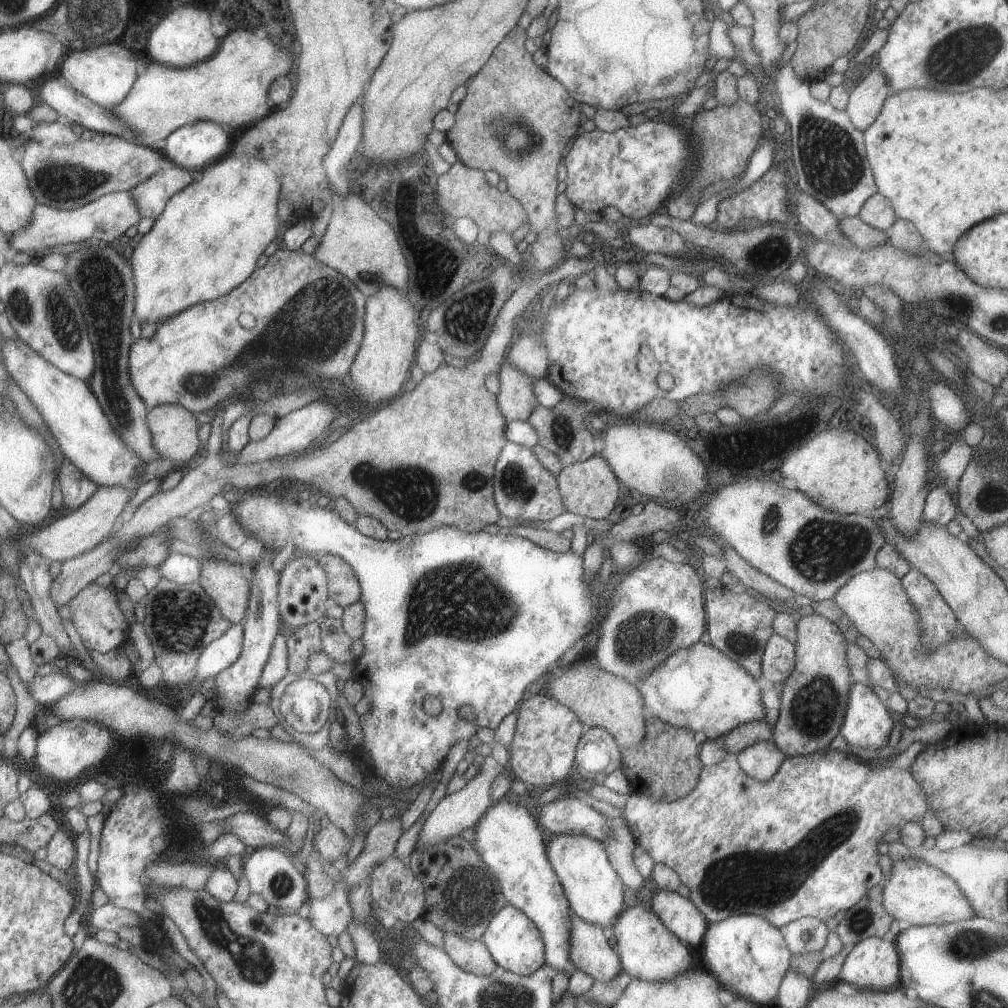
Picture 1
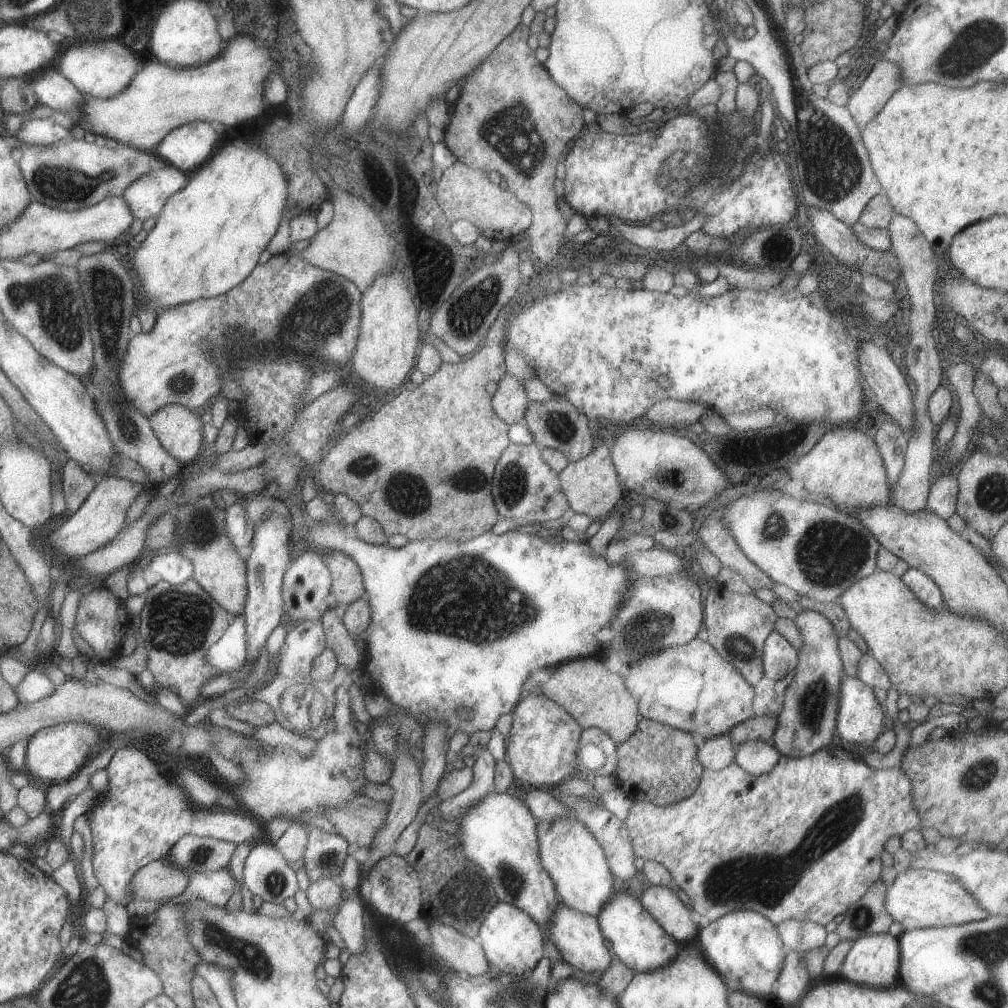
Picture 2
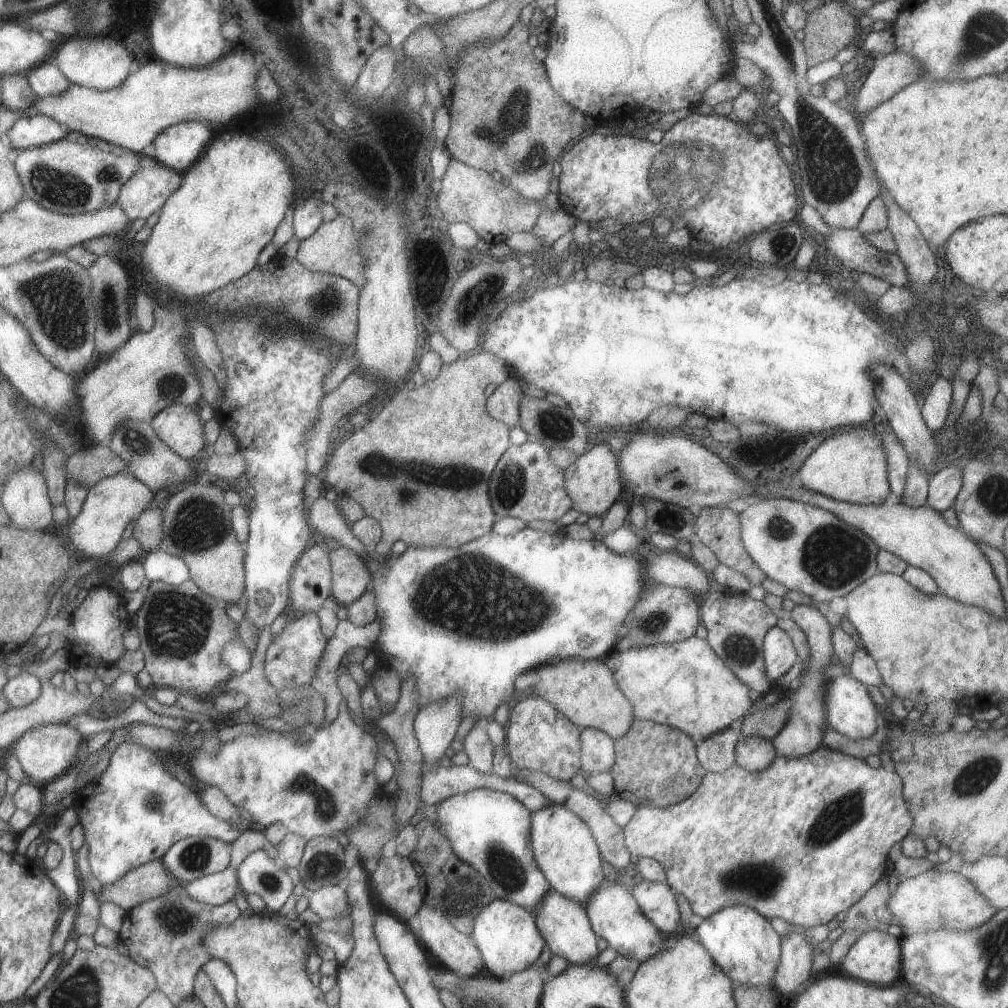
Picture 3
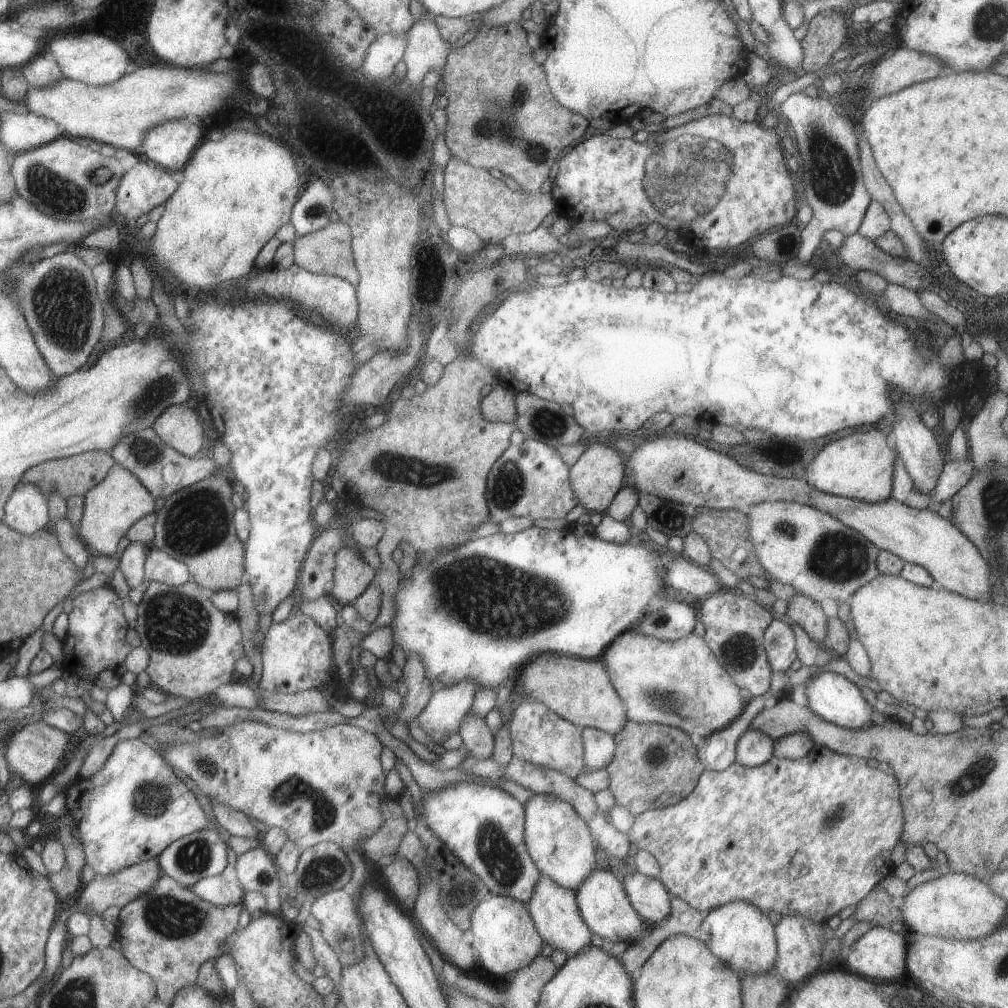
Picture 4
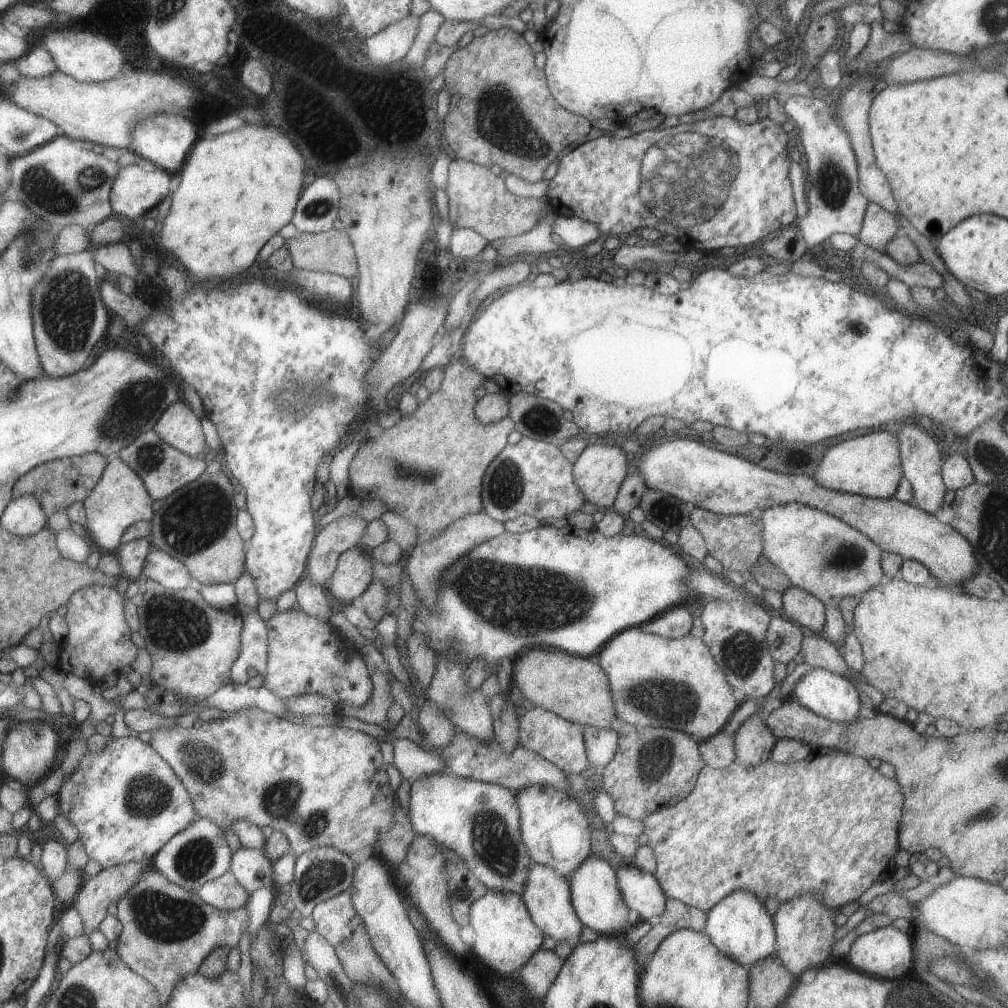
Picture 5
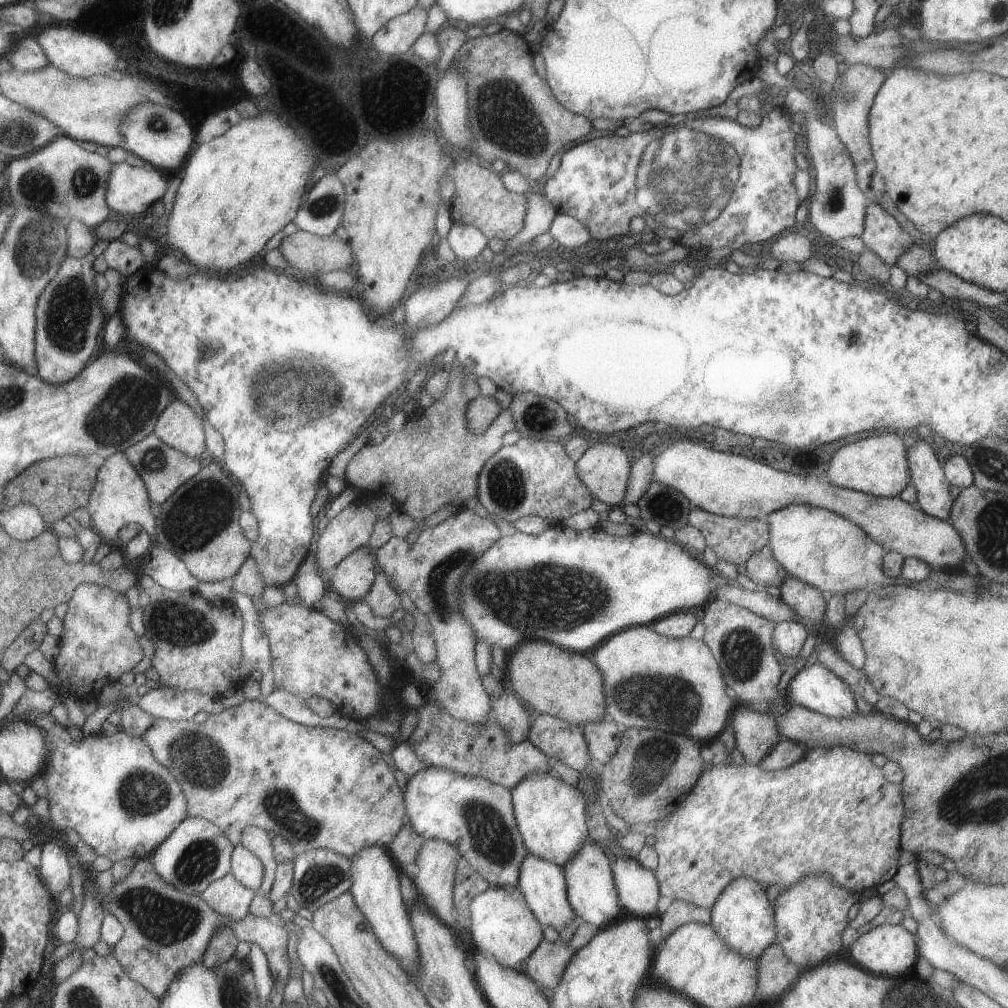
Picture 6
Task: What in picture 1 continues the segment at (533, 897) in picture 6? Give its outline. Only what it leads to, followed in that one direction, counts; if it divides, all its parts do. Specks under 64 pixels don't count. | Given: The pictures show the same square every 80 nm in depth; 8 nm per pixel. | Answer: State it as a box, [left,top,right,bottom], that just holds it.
[568,913,622,982]

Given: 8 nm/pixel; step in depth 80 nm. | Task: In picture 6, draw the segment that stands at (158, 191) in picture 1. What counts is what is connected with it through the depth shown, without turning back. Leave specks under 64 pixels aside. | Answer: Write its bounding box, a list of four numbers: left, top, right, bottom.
[105,163,167,217]

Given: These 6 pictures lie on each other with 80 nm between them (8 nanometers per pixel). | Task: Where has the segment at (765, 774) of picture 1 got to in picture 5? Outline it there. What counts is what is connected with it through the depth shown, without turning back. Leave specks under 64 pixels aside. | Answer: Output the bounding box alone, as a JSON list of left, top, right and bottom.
[734,715,776,767]

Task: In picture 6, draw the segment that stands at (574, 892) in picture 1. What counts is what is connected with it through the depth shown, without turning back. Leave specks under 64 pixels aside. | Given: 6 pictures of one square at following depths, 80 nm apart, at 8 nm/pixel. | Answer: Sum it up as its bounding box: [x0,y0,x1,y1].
[510,771,587,868]

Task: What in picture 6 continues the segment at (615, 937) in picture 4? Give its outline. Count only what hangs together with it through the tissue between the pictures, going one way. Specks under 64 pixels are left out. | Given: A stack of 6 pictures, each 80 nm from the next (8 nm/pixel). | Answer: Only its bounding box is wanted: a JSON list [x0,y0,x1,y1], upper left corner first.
[562,838,625,929]

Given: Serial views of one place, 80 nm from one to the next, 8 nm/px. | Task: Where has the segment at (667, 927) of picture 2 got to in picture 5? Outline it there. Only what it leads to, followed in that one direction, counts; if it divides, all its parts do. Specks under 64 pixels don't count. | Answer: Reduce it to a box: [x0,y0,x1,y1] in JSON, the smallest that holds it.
[616,860,667,921]

